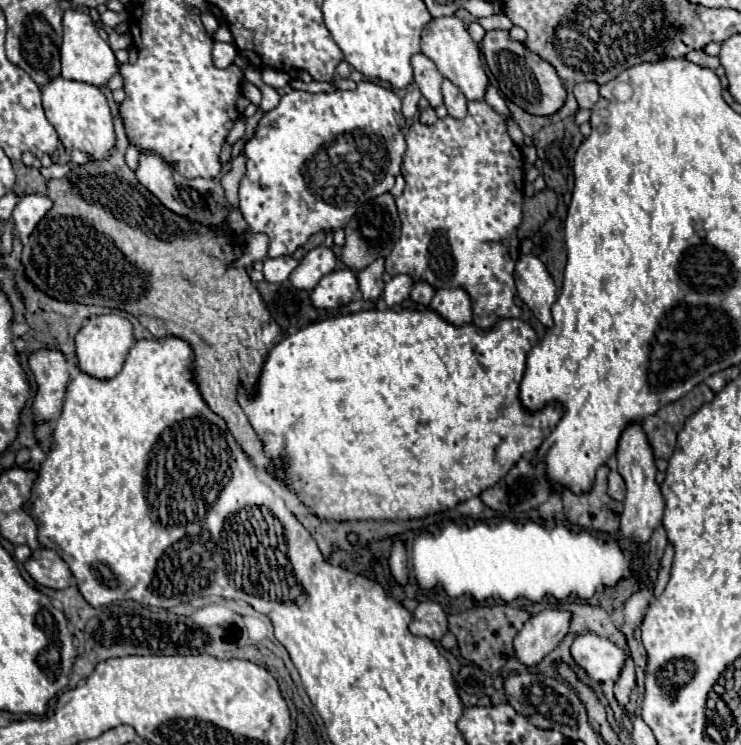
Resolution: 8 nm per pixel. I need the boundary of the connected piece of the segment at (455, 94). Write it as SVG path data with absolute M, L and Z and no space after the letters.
M444 79L444 83L442 83L442 95L444 95L444 105L448 109L448 115L452 115L456 119L462 119L466 115L466 103L468 101L460 93L460 89L452 81Z

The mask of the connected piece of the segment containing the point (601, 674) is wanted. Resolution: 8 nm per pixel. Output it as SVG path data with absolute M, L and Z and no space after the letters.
M596 633L578 635L570 651L576 663L600 683L616 681L624 669L624 651Z

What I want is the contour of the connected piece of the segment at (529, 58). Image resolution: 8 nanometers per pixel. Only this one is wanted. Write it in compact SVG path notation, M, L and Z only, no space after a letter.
M508 31L486 33L486 37L482 41L482 53L486 55L486 63L492 71L492 75L496 77L500 91L504 93L506 99L516 103L530 115L548 117L548 115L554 115L556 111L560 111L560 107L566 101L566 87L564 87L562 79L558 77L558 73L554 71L554 67L550 63L540 59L536 53L528 51L522 43L510 41Z

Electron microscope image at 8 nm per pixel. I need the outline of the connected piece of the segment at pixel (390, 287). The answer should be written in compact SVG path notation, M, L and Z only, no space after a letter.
M396 275L392 277L392 281L386 283L384 287L384 301L388 307L392 305L400 305L404 299L408 299L410 289L412 289L414 281L410 275Z

